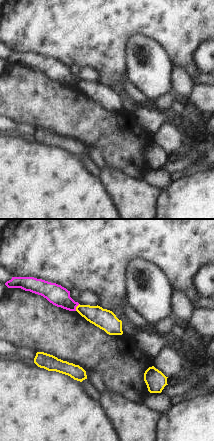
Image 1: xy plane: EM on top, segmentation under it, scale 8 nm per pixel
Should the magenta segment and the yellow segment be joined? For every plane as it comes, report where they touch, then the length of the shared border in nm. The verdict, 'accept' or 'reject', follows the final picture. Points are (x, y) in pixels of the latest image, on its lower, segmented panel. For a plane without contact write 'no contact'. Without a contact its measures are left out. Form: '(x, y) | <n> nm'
(76, 306) | 70 nm

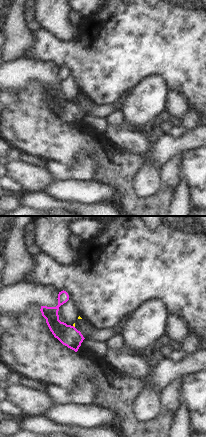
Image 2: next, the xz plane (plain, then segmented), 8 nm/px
no contact

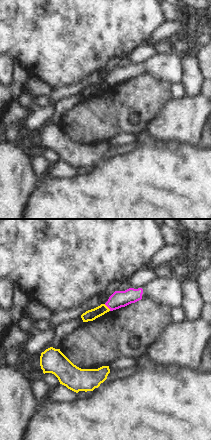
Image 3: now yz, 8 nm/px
(107, 306) | 80 nm

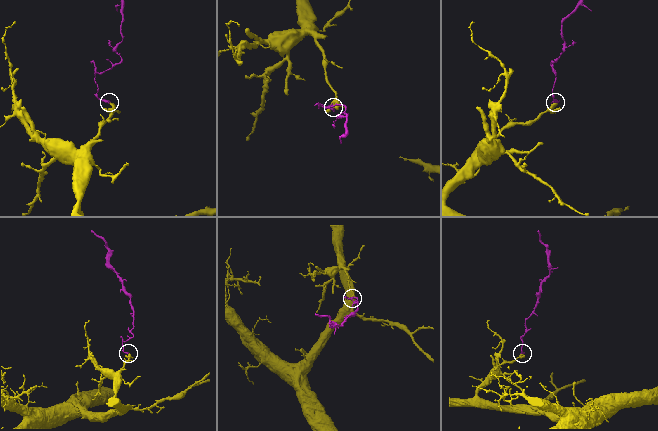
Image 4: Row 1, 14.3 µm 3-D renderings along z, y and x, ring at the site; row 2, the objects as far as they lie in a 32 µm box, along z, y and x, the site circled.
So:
reject

